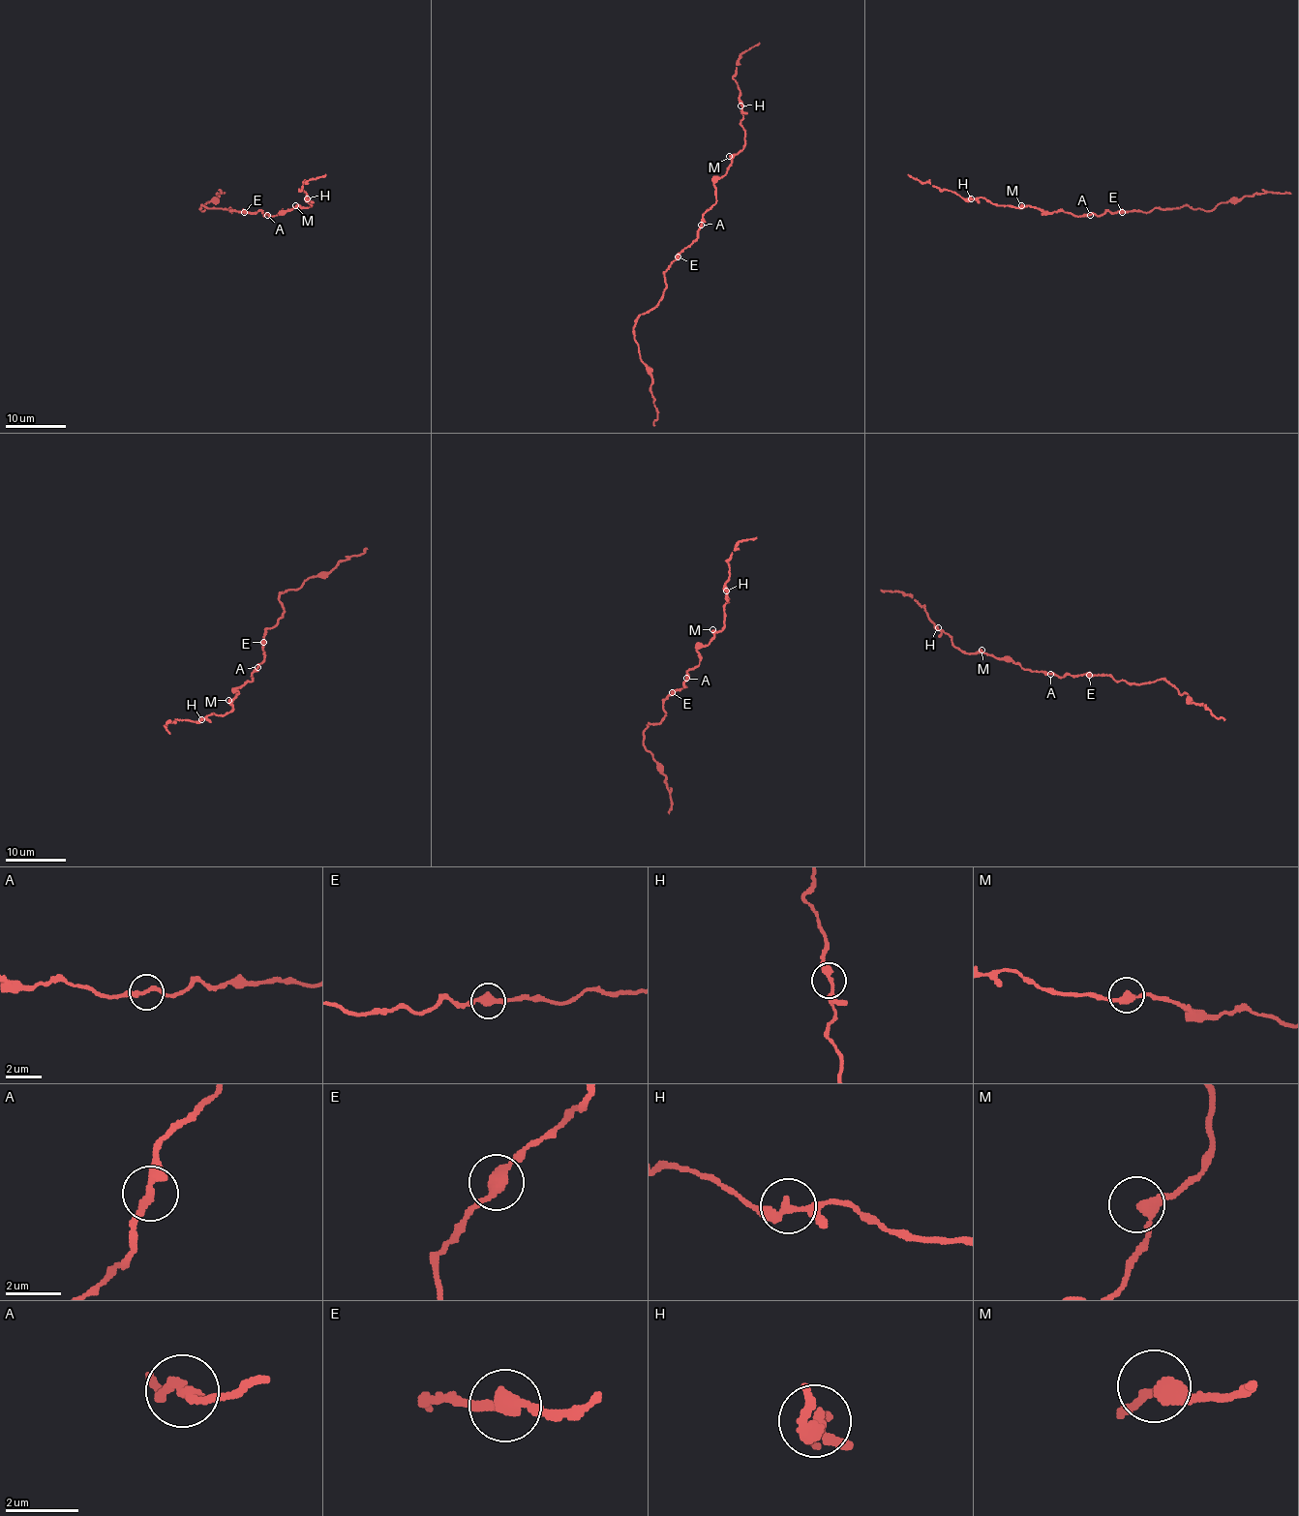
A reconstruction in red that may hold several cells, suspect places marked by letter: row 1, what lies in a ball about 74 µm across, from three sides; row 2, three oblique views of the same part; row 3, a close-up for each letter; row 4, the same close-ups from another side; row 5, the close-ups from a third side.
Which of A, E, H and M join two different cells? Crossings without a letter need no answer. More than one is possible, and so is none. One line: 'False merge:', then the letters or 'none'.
False merge: none

